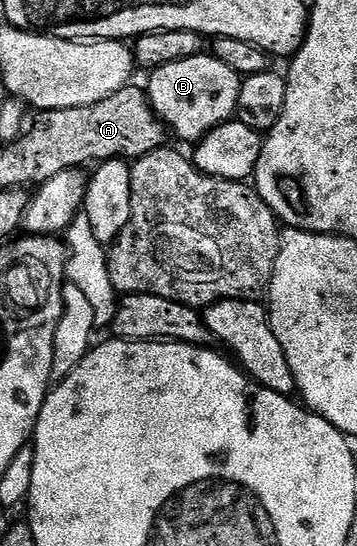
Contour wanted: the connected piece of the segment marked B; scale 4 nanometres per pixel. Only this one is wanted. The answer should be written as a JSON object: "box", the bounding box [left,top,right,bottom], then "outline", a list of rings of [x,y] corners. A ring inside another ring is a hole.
{"box":[144,54,243,142],"outline":[[[212,54],[168,62],[149,73],[150,85],[144,91],[150,98],[158,119],[182,140],[197,142],[205,138],[216,126],[226,123],[238,111],[240,86],[243,77],[232,66],[224,66]]]}

